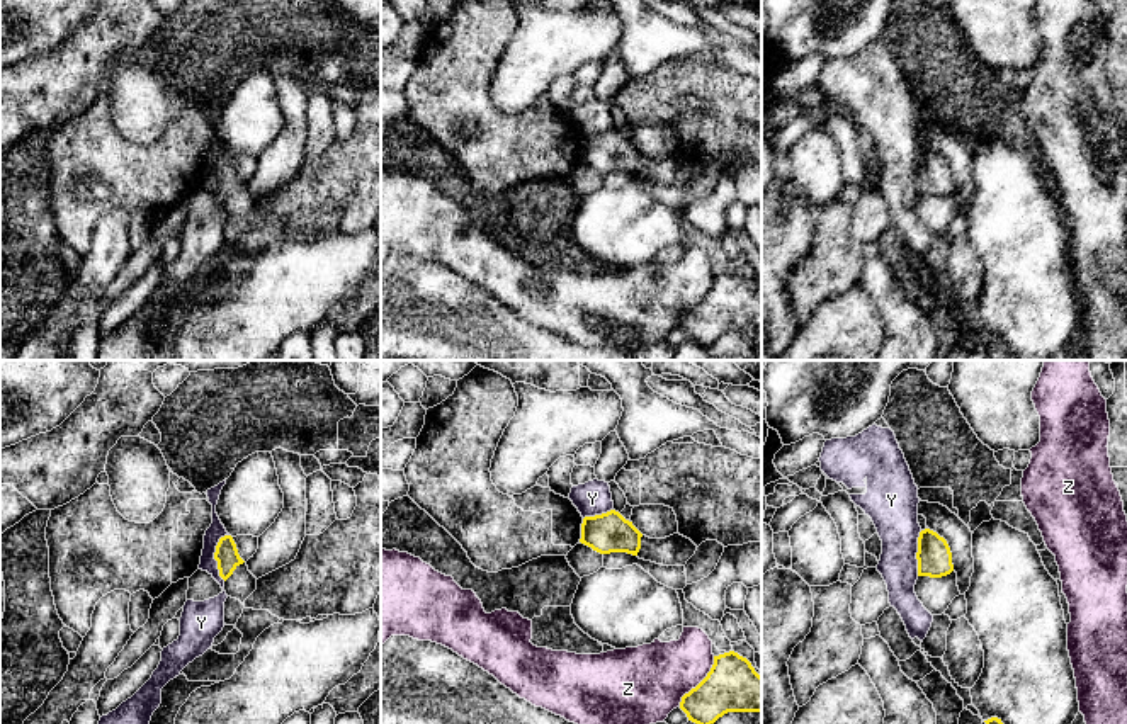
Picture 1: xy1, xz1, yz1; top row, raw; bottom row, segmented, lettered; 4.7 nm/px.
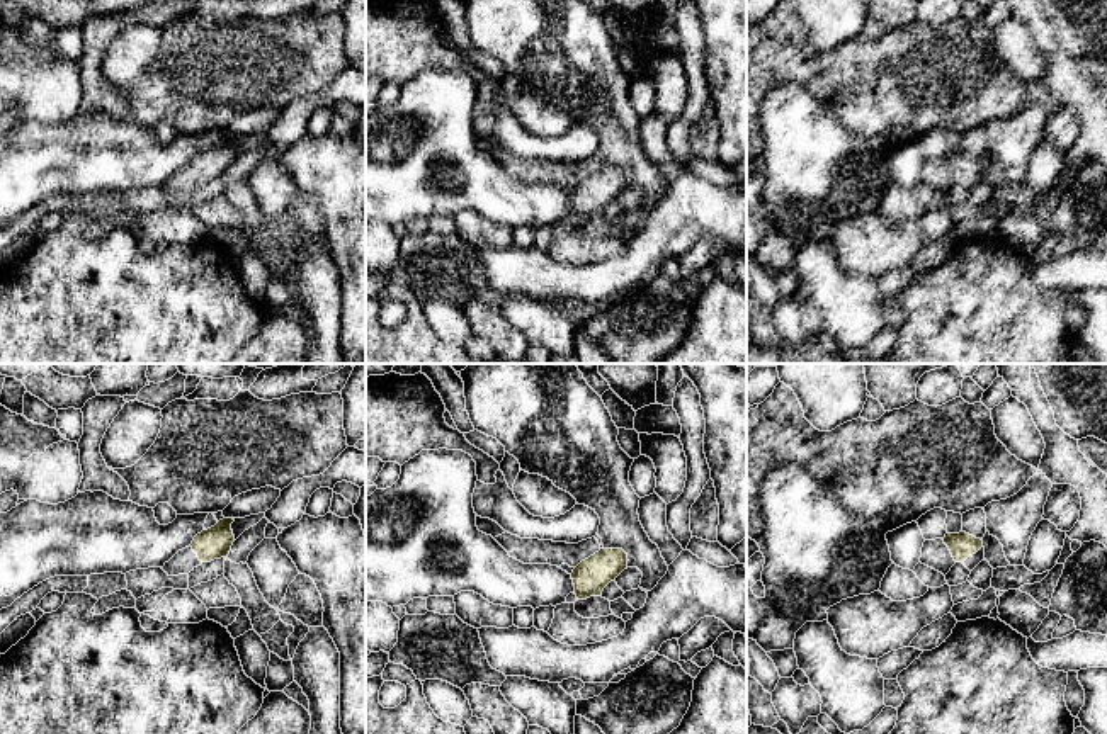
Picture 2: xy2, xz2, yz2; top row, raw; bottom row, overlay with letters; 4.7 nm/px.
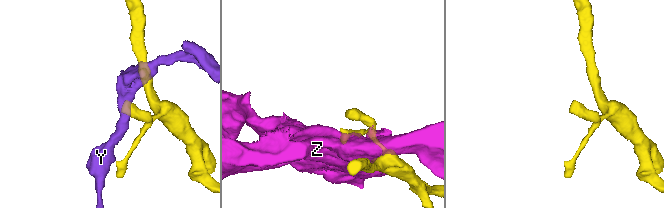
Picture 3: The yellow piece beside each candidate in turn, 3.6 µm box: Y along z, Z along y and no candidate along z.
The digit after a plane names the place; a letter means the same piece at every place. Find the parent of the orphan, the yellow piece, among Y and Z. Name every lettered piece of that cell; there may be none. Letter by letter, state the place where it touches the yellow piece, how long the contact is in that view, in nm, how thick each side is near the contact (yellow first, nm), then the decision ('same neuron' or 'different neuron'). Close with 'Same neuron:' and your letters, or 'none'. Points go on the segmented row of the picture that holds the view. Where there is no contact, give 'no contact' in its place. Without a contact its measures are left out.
Y: meets yellow in xy1 at (215, 556); contact 220 nm long; 110 nm thick on the yellow side, 110 nm on the other; different neuron
Z: meets yellow in xz1 at (701, 682); contact 300 nm long; 260 nm thick on the yellow side, 360 nm on the other; different neuron
Same neuron: none

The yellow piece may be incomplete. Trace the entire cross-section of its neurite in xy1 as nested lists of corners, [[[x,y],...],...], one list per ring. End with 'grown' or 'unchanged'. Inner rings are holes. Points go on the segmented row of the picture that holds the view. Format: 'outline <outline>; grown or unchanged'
outline [[[224,535],[219,539],[214,552],[214,559],[218,561],[219,576],[226,581],[233,571],[243,564],[245,561],[240,557],[236,544],[231,535]]]; unchanged

